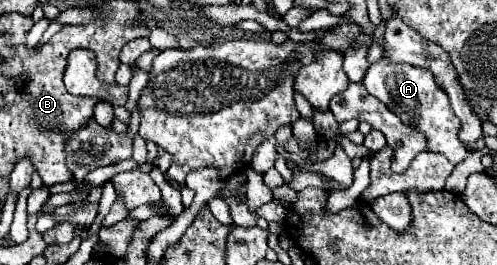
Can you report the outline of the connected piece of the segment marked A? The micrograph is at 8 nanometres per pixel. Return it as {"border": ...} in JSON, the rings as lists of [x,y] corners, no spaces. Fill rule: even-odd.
{"border":[[[378,59],[370,65],[364,85],[370,95],[378,97],[390,111],[394,111],[404,123],[414,125],[424,131],[428,139],[428,147],[434,153],[442,153],[450,159],[450,163],[458,165],[466,159],[466,149],[462,149],[462,143],[458,141],[458,119],[450,111],[448,95],[434,83],[434,77],[426,67],[414,67],[408,63],[390,63],[390,59]]]}

